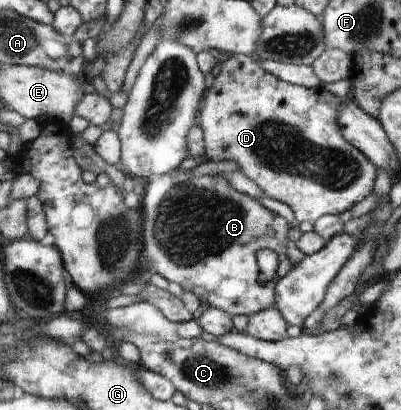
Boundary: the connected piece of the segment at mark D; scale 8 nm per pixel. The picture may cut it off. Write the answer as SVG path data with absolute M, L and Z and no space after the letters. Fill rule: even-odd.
M234 55L227 60L219 61L220 74L216 78L211 78L210 86L207 91L207 98L204 100L204 107L200 112L198 122L203 133L205 143L205 154L207 160L221 161L233 160L238 164L240 172L250 178L263 192L266 197L276 199L287 204L294 211L295 220L303 222L310 220L314 222L325 215L340 215L347 210L355 207L362 200L367 199L375 189L375 181L378 179L378 170L367 160L359 149L356 149L342 134L342 129L338 124L339 109L336 104L332 104L333 94L326 92L322 86L317 88L305 88L299 85L289 84L287 81L279 80L278 77L268 73L255 57L245 55Z

